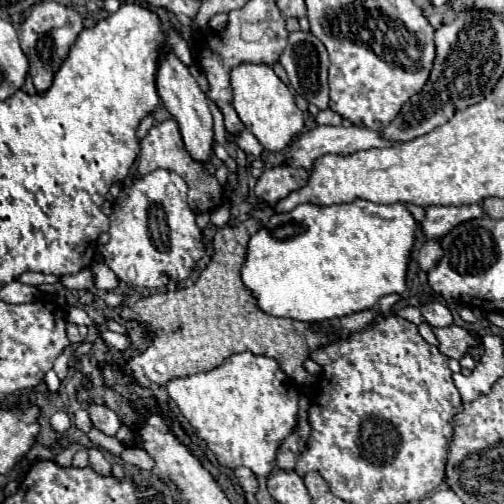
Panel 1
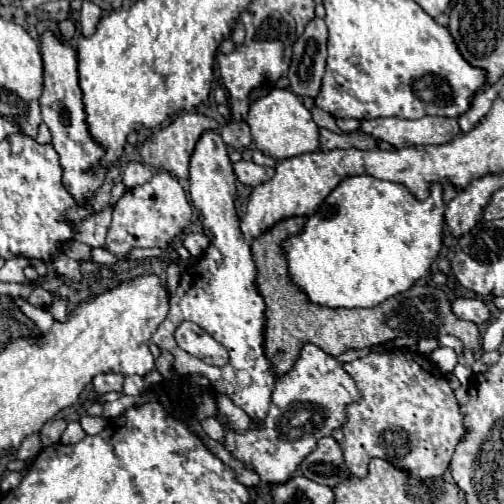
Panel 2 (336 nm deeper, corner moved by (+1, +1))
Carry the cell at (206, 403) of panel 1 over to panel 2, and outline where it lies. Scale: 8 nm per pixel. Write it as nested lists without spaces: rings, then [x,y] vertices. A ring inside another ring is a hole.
[[[304,345],[296,365],[276,381],[272,391],[272,403],[262,423],[250,421],[246,433],[236,433],[224,425],[224,447],[232,453],[246,469],[252,469],[268,483],[284,483],[292,477],[300,461],[316,447],[316,441],[330,435],[332,429],[342,427],[346,421],[344,407],[360,399],[350,375],[344,373],[342,365],[326,355],[316,345]]]

